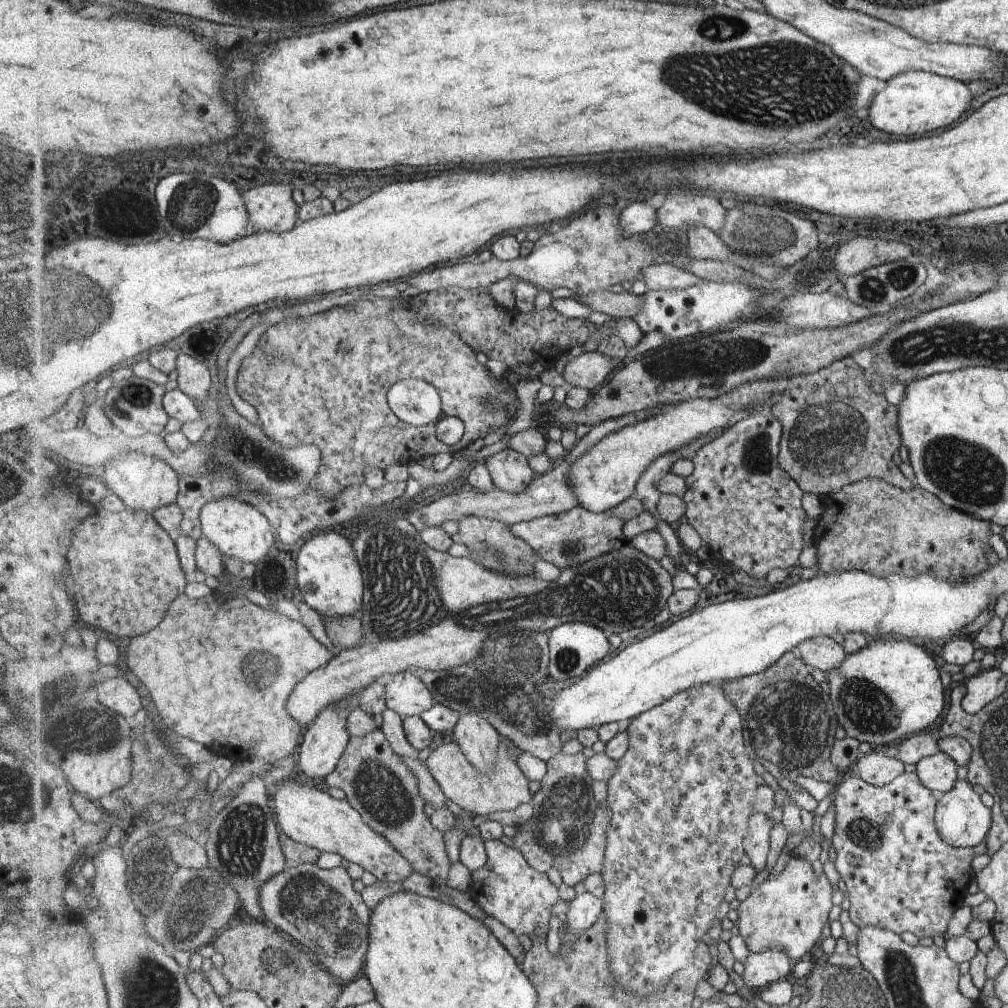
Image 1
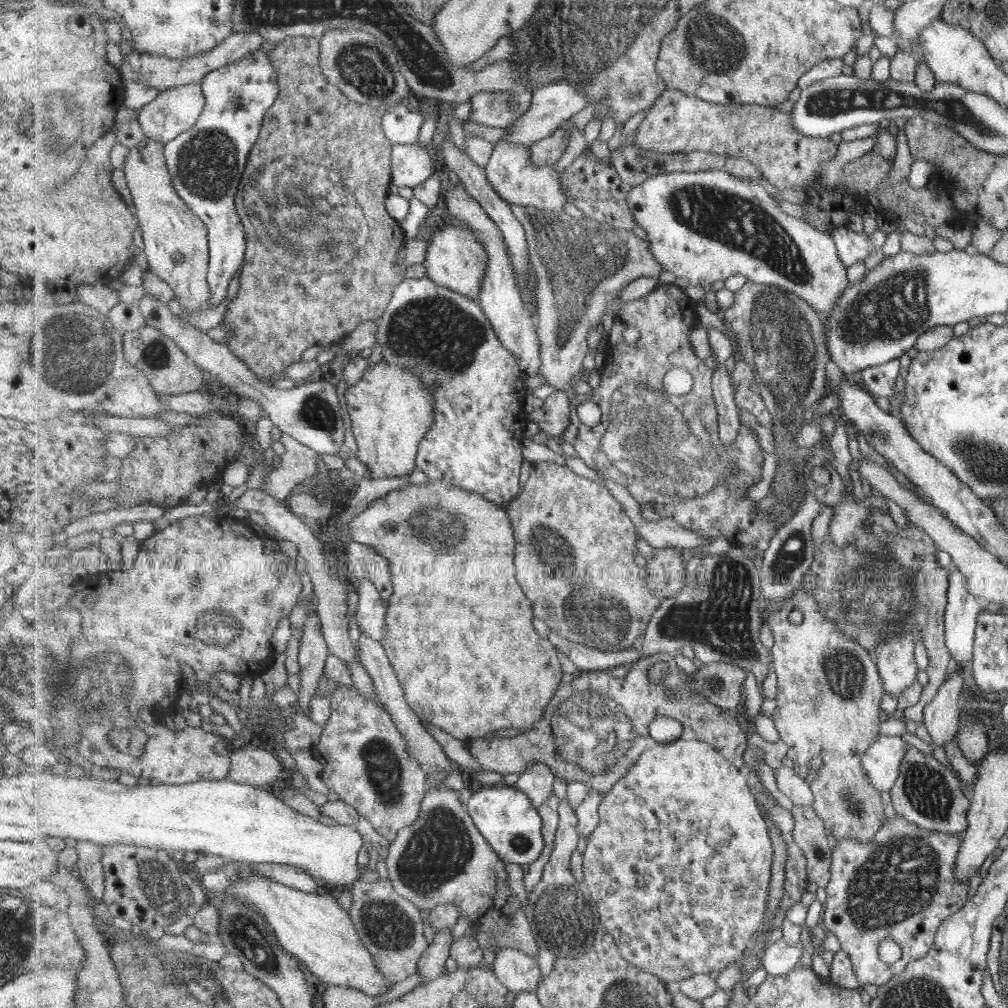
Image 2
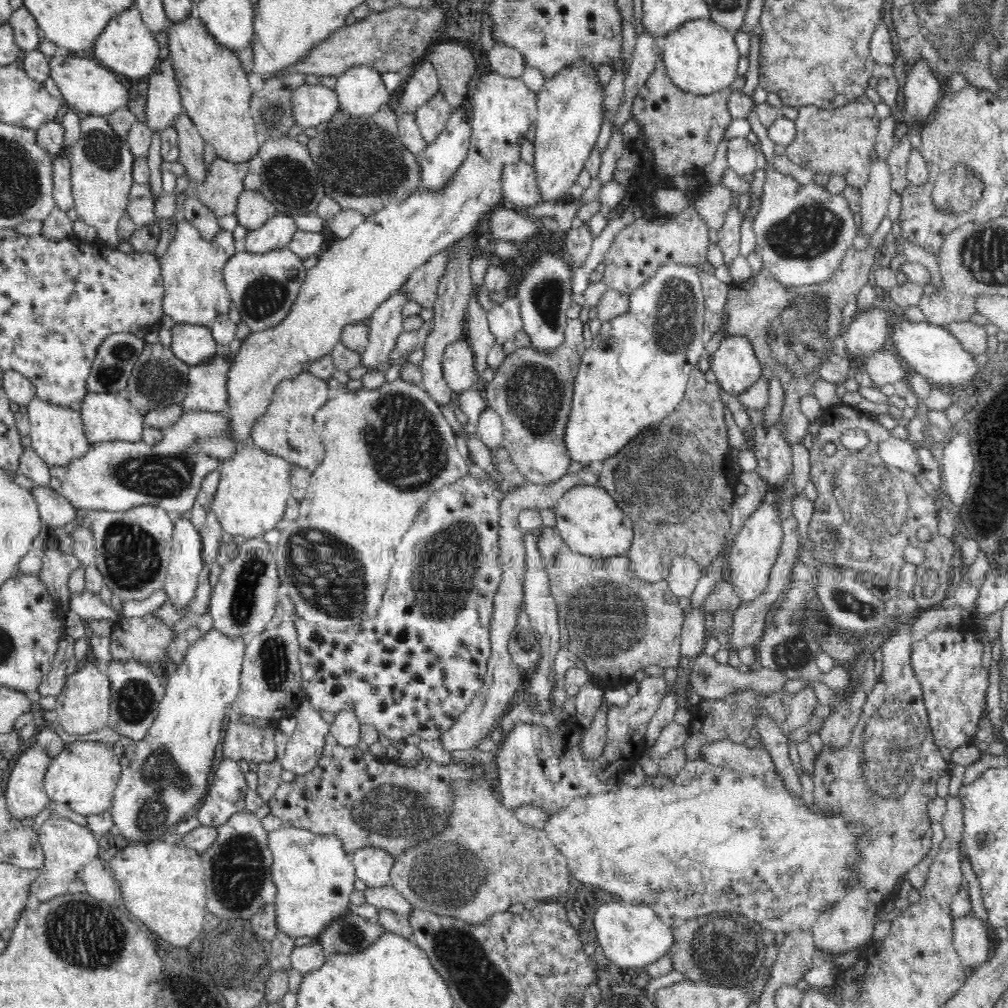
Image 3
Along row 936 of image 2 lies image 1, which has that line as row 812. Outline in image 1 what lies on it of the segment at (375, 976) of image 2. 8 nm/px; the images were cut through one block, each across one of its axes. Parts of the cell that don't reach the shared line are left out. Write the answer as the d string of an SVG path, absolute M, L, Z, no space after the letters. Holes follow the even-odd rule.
M292 777L280 784L273 797L278 826L293 840L318 848L323 853L337 853L348 861L357 863L372 873L378 881L387 883L405 882L413 874L414 864L400 853L380 832L368 822L347 798L337 800L323 790L305 788L295 783Z

